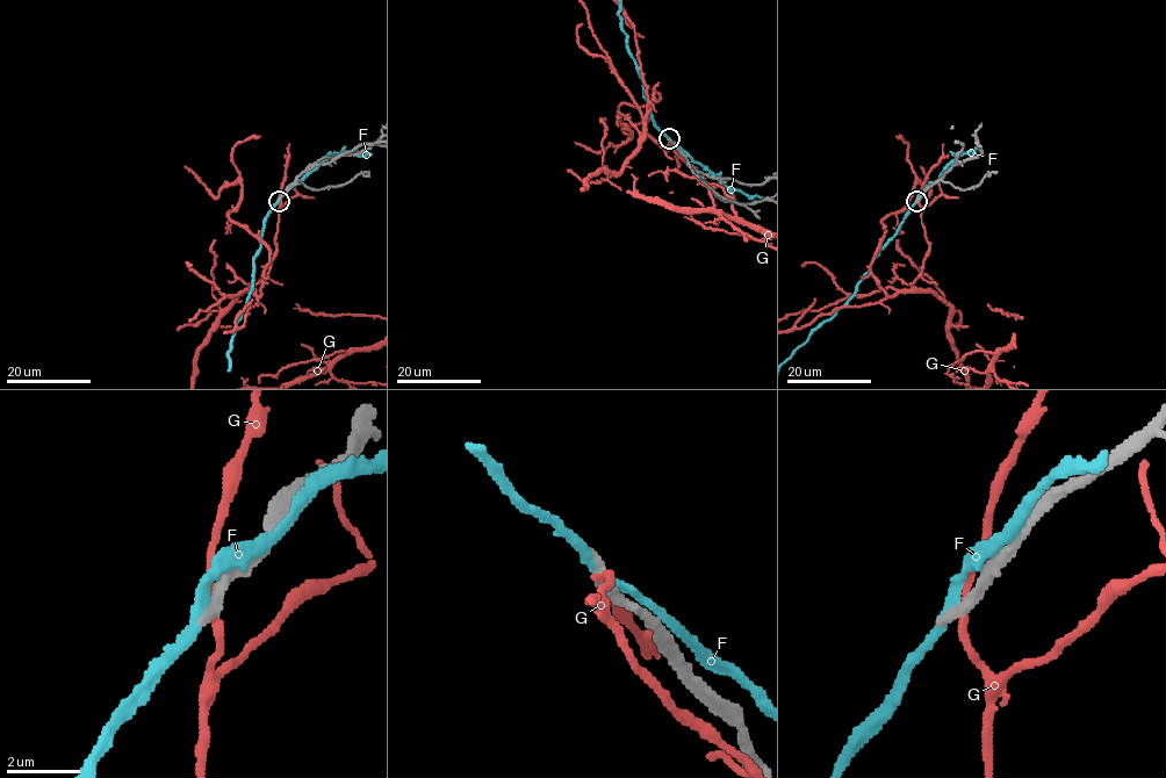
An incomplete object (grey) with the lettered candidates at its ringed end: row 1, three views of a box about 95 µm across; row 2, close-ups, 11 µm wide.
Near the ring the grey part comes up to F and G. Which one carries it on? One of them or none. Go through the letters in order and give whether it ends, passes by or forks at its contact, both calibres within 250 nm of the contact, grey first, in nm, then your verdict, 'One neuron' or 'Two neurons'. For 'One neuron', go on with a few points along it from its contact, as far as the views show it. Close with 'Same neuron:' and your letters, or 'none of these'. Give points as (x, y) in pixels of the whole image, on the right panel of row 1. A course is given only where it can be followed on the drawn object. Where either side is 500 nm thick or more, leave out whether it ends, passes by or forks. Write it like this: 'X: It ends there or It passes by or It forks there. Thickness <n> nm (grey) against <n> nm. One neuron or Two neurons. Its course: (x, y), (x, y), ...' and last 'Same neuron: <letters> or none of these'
F: It passes by. Thickness 360 nm (grey) against 260 nm. Two neurons
G: It passes by. Thickness 400 nm (grey) against 190 nm. Two neurons
Same neuron: none of these

